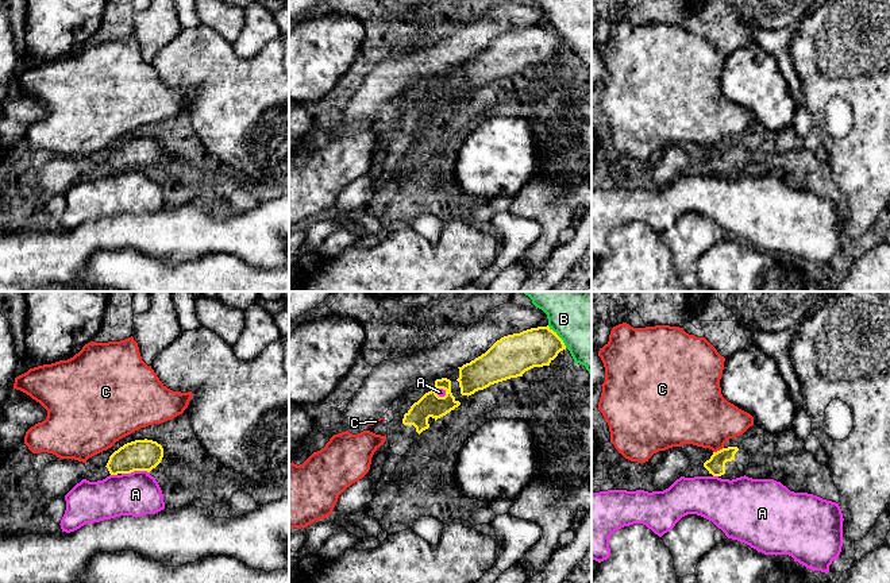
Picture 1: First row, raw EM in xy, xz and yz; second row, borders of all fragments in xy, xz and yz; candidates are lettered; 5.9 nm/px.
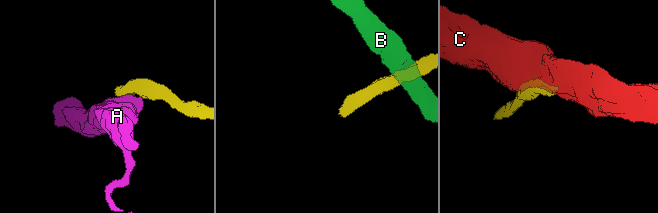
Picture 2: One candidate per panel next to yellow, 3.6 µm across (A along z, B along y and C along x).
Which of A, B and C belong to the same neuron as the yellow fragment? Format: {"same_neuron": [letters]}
{"same_neuron": []}

